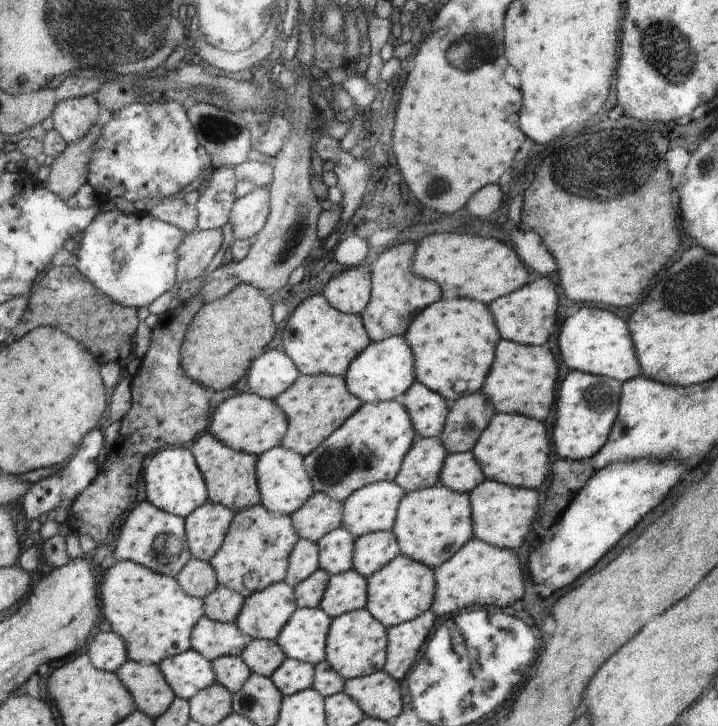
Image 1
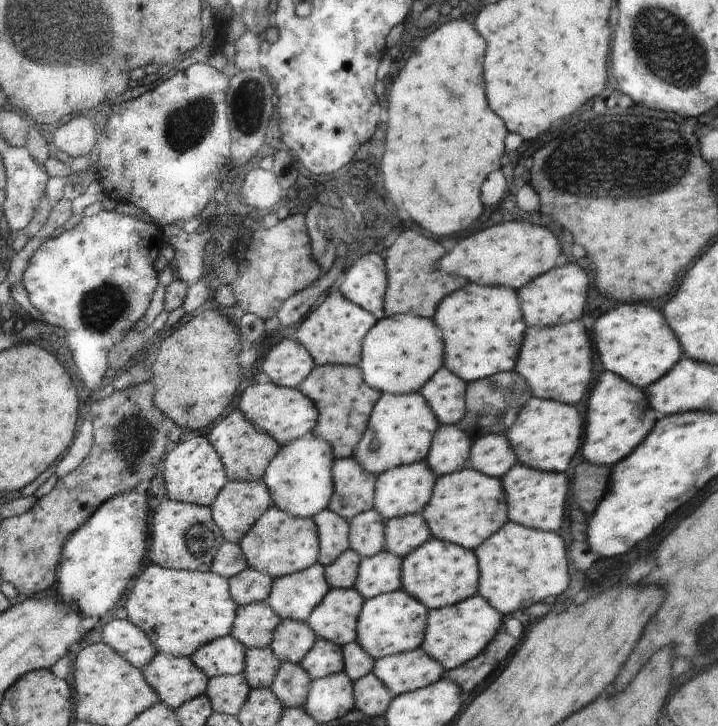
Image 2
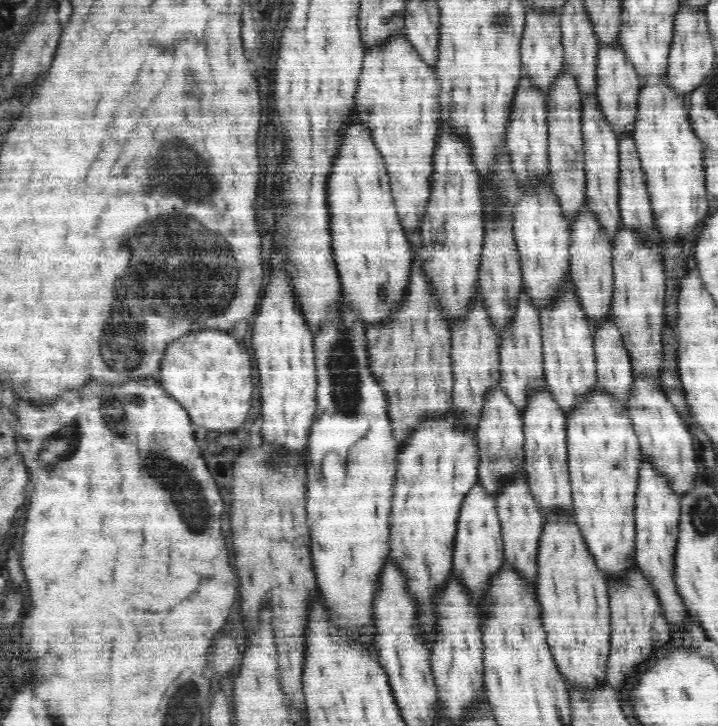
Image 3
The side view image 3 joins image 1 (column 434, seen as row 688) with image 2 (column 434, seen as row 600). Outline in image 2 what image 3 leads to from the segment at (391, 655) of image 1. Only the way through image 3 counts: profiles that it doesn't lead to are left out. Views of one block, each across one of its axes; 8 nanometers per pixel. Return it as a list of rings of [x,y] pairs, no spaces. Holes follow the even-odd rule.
[[[478,594],[458,605],[430,609],[426,638],[420,648],[436,659],[444,671],[455,669],[472,660],[488,646],[499,629],[502,617],[487,599]]]

